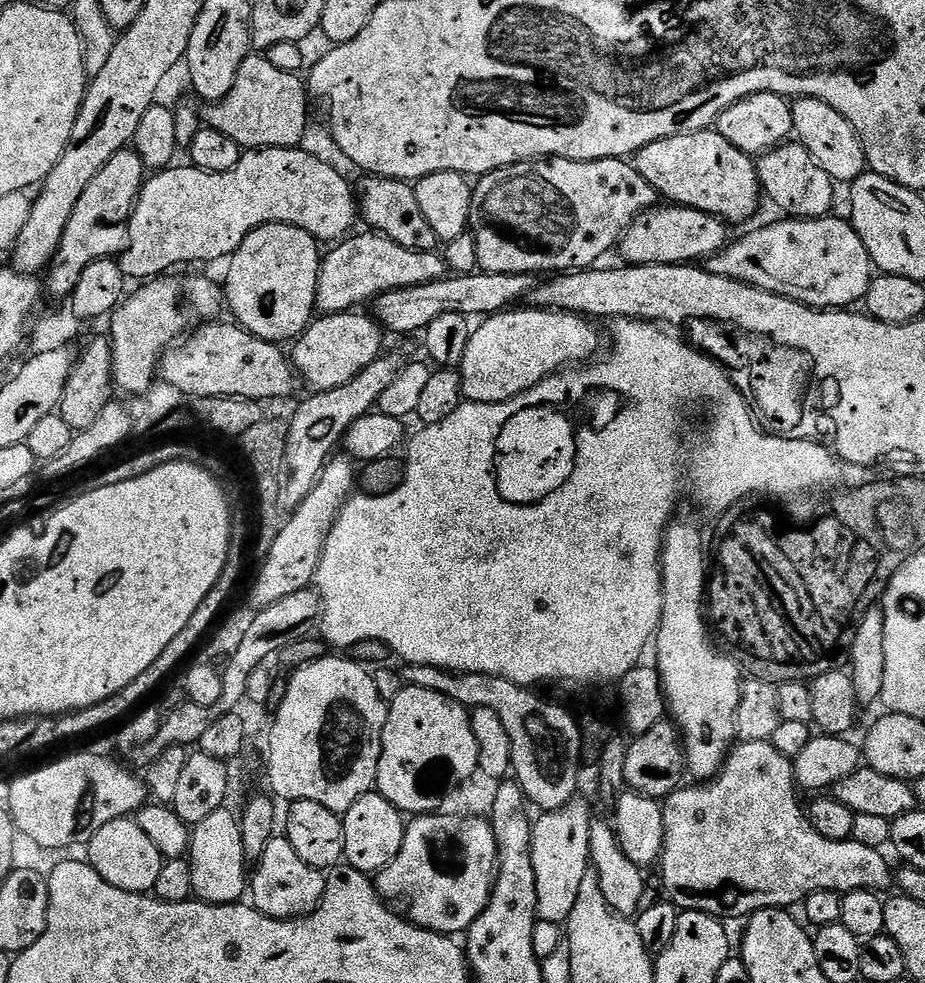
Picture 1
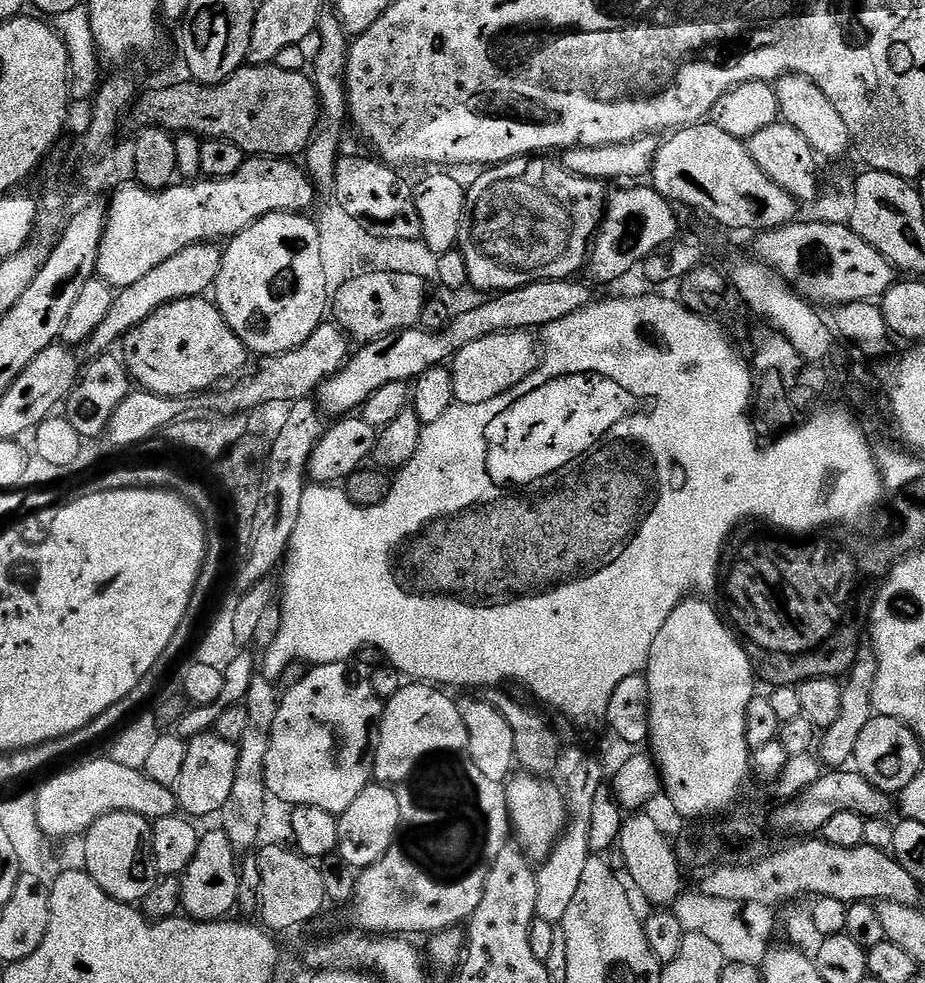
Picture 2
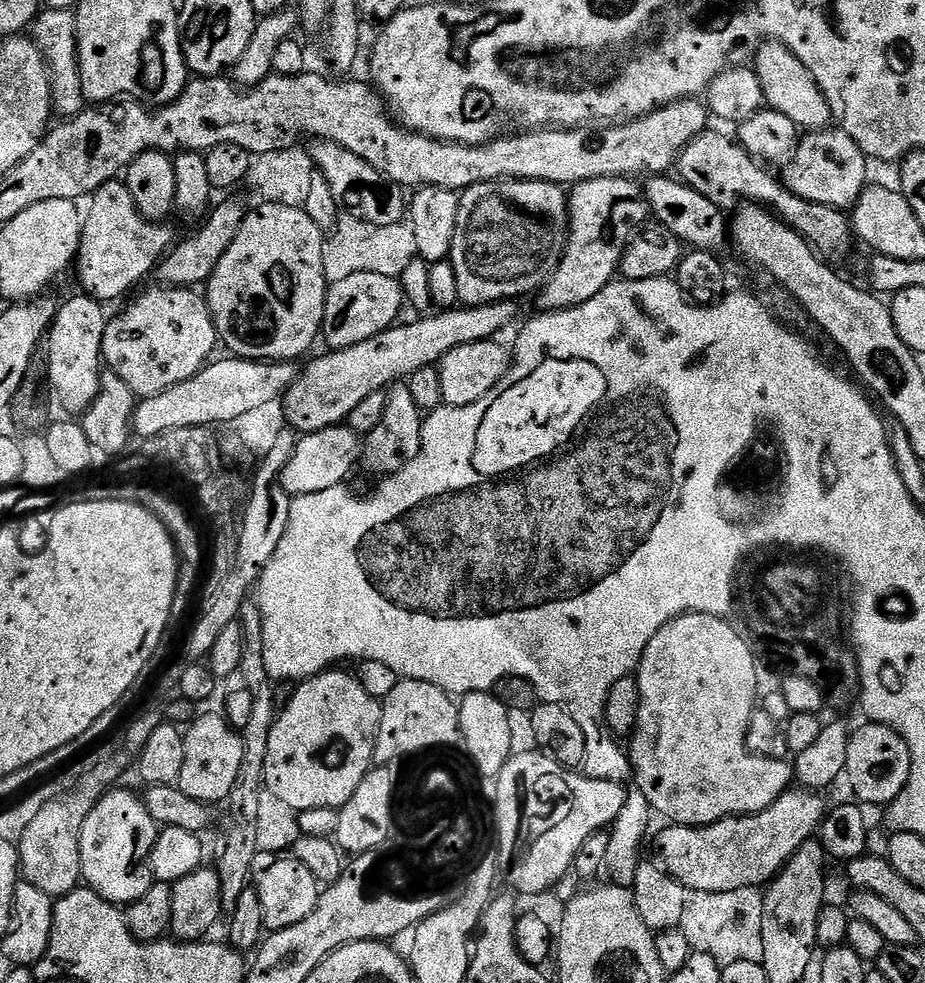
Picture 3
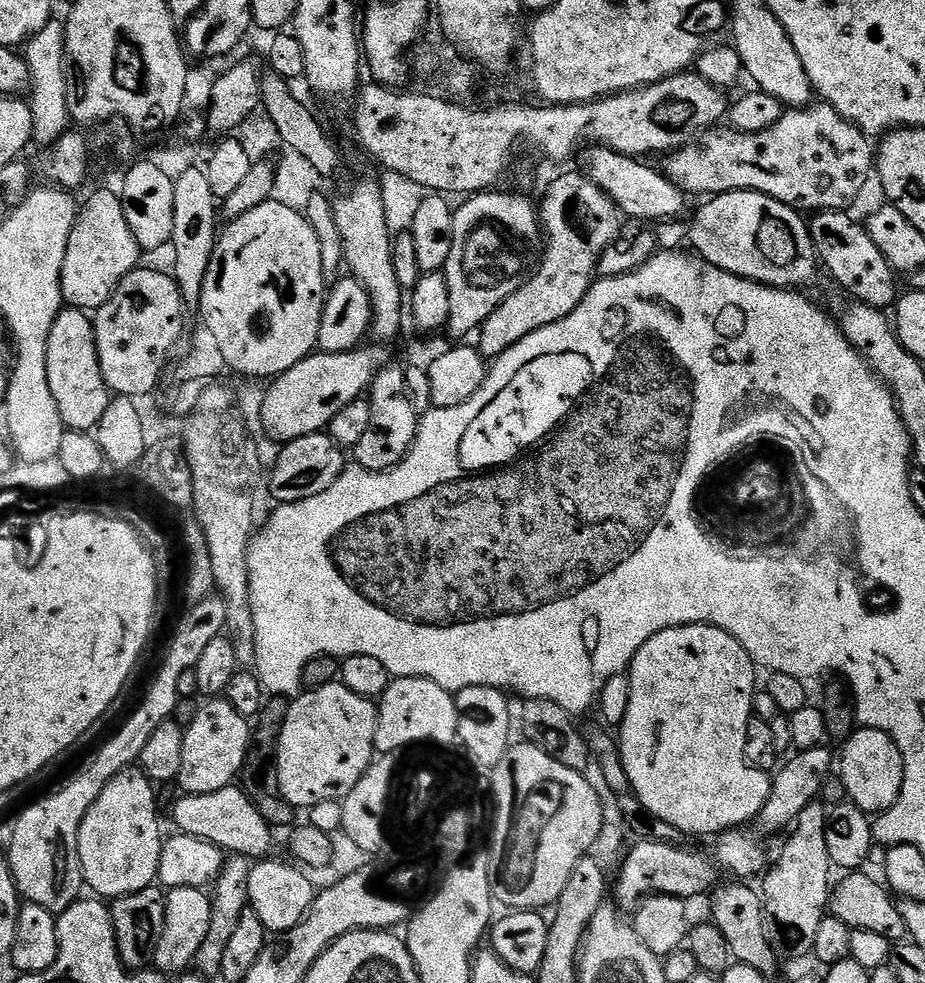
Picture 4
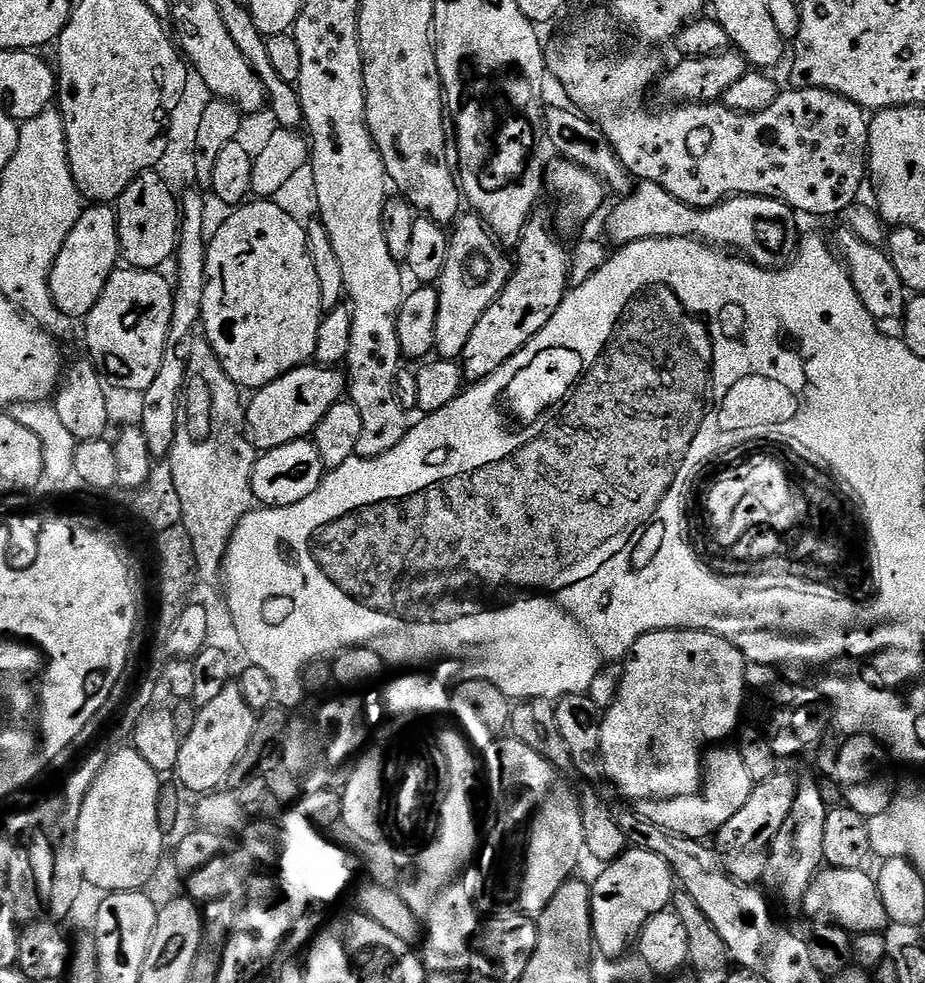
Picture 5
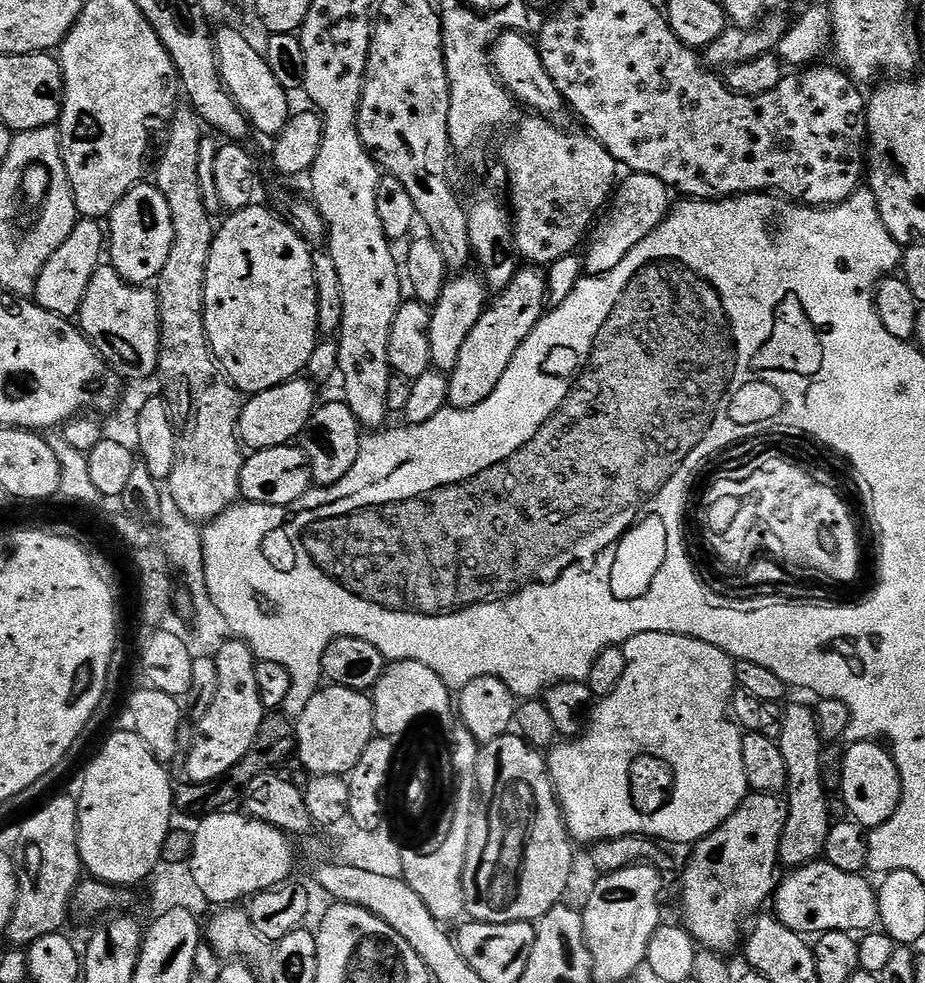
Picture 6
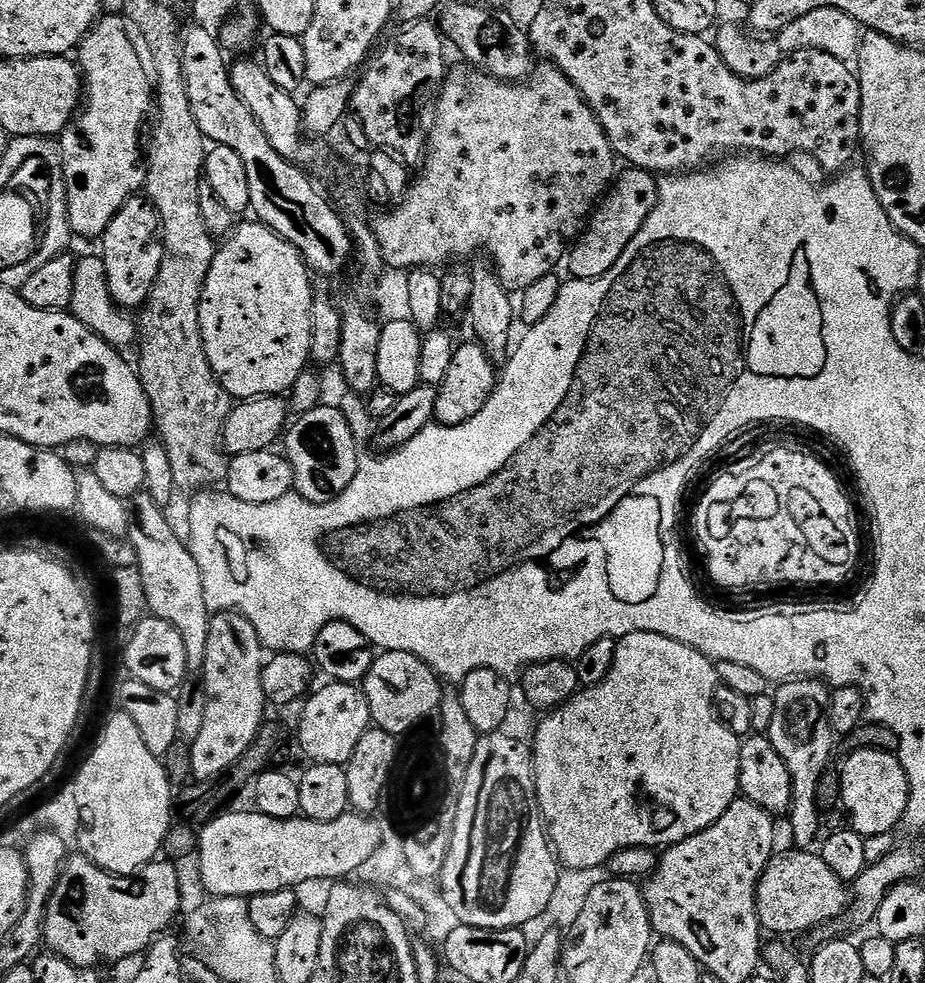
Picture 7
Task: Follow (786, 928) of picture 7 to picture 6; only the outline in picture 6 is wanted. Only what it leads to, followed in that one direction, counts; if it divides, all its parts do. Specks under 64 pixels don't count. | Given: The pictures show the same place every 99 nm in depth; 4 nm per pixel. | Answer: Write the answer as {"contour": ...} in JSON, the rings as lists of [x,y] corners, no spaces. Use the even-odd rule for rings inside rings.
{"contour":[[[821,858],[810,864],[801,864],[779,881],[770,901],[774,915],[782,926],[801,934],[822,932],[850,932],[863,934],[877,927],[880,911],[876,901],[877,889],[859,872],[843,872],[838,866]]]}

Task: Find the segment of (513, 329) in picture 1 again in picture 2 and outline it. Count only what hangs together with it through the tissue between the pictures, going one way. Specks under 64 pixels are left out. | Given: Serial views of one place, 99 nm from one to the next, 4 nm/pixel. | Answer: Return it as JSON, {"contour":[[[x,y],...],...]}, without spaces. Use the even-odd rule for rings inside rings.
{"contour":[[[499,332],[486,338],[478,338],[478,342],[470,342],[470,346],[451,357],[452,389],[457,404],[477,404],[490,402],[498,394],[510,390],[518,382],[529,376],[539,364],[541,353],[538,344],[532,341],[533,333]]]}

